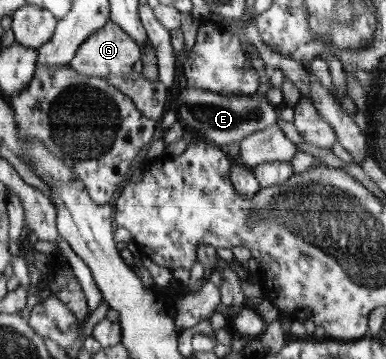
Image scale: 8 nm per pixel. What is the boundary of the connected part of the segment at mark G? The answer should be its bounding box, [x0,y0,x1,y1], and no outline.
[70,20,140,78]

